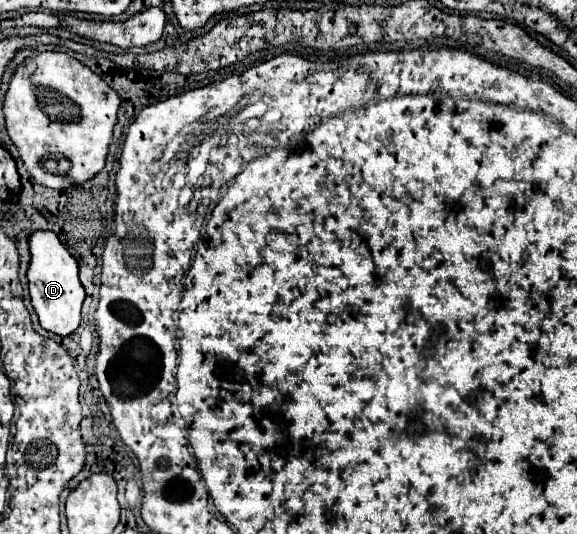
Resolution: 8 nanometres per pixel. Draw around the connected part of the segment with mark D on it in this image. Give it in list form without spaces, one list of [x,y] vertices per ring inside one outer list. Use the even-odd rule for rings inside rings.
[[[32,231],[28,237],[30,245],[30,267],[28,267],[28,285],[32,307],[40,319],[42,329],[56,335],[70,335],[80,325],[80,309],[86,297],[84,287],[78,279],[78,263],[60,243],[52,231]]]

